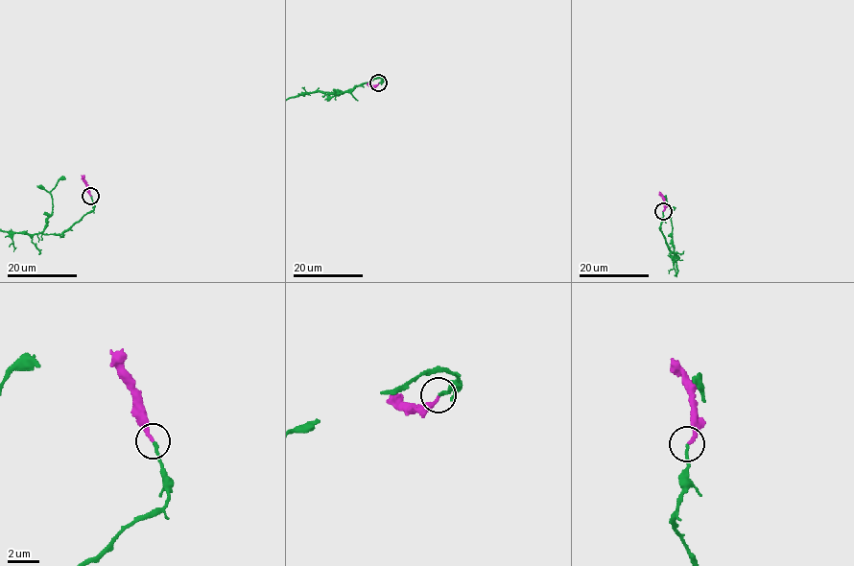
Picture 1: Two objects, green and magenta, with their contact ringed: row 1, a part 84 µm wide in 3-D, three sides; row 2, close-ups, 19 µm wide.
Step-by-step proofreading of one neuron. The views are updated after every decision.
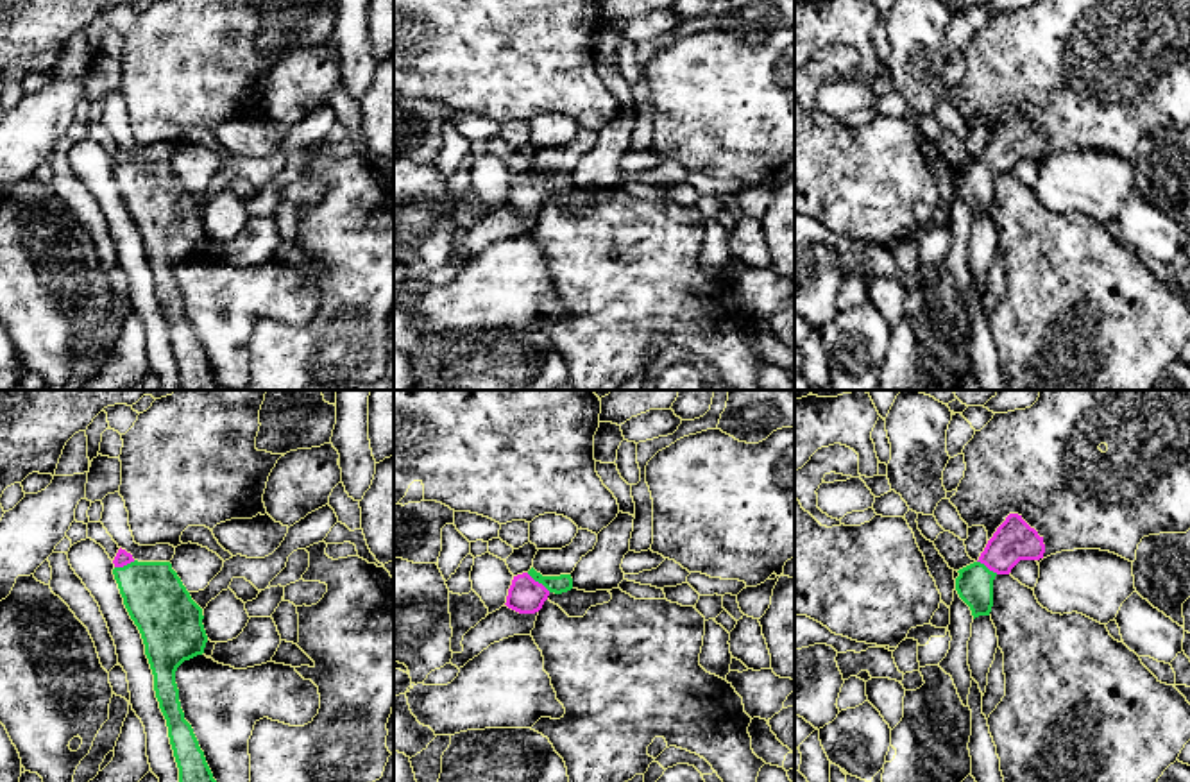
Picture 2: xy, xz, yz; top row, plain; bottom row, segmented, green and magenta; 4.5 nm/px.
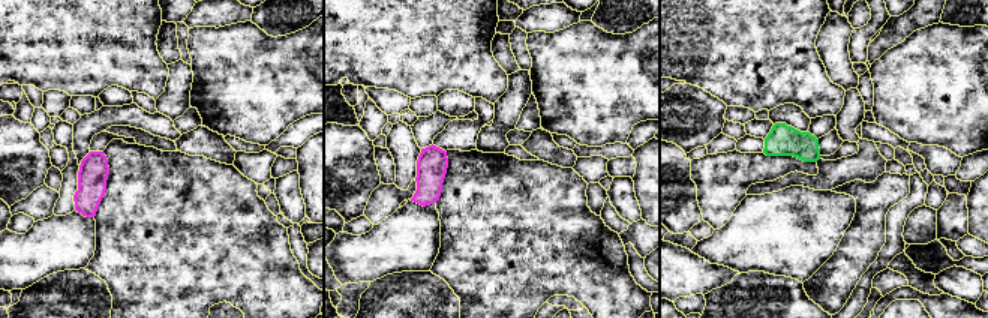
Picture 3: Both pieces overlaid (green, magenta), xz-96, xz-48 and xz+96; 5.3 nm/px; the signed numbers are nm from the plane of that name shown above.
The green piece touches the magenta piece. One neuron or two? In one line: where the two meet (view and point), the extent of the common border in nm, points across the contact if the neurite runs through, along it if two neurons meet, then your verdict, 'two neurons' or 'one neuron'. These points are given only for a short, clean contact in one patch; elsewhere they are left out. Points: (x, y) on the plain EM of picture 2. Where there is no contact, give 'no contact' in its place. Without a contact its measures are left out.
xz (539, 181) | 140 nm | across xz (560, 183), (539, 181), (526, 195) | one neuron

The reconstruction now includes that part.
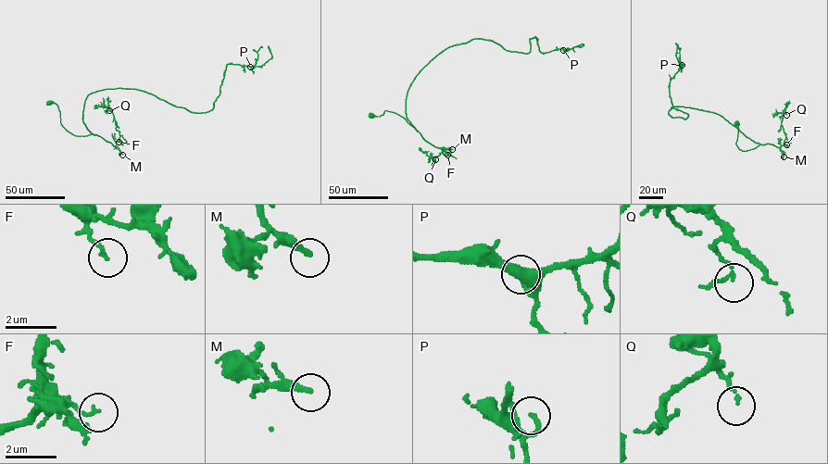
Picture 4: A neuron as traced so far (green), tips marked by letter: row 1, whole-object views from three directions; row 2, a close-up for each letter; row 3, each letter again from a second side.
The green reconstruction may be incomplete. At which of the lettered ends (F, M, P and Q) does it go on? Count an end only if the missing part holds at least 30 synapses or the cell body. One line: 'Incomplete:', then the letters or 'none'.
Incomplete: M

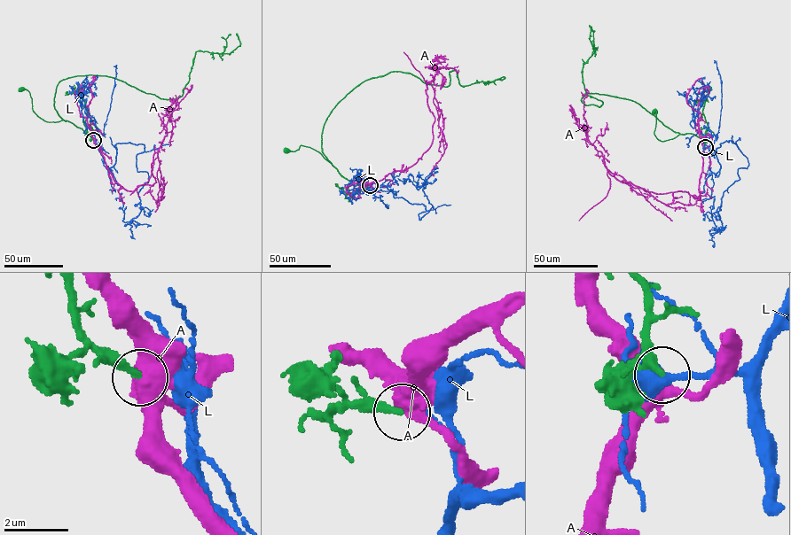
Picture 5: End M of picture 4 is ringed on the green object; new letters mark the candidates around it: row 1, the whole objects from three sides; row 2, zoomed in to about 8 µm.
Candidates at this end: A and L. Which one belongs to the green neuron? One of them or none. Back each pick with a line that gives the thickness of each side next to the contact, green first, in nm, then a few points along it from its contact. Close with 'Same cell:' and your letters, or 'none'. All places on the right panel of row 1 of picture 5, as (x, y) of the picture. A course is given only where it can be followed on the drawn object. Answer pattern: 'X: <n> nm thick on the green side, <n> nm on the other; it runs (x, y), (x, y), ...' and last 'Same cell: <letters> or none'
Same cell: none

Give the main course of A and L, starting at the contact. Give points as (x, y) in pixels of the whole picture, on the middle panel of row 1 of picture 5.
A: (370, 185), (411, 166), (429, 147), (434, 117), (427, 103), (429, 81), (446, 144), (426, 178)
L: (370, 185), (423, 204), (420, 220), (433, 208), (422, 190), (427, 183), (416, 186), (400, 179)

